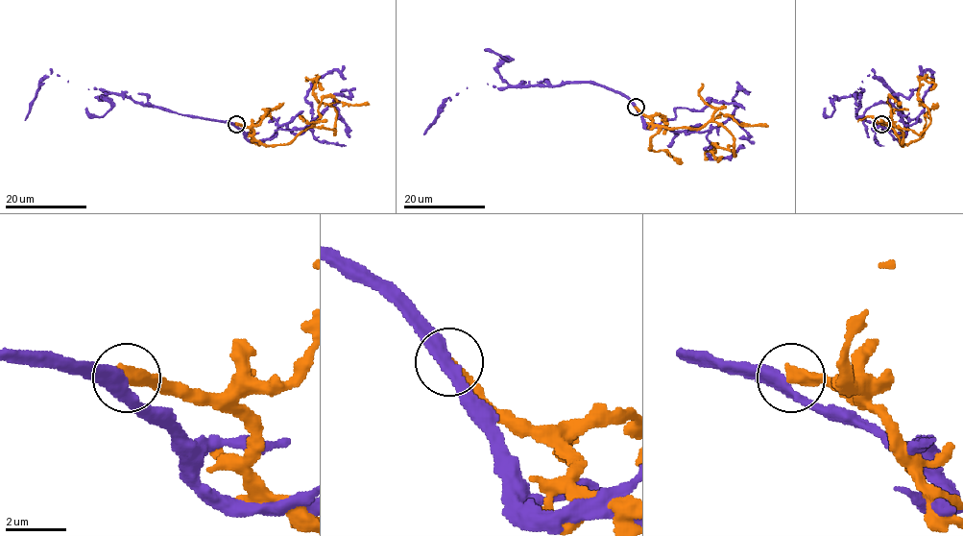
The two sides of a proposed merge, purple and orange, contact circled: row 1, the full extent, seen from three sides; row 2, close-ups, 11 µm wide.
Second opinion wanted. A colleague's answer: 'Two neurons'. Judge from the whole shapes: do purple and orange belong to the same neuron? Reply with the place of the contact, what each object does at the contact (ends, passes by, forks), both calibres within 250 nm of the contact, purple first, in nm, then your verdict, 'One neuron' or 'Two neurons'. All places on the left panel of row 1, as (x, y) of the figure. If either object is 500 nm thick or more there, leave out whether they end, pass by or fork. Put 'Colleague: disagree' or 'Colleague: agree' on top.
Colleague: agree
Place: (236, 124). At the ring purple passes by. At the ring orange ends. Thickness 360 nm (purple) against 480 nm. Two neurons

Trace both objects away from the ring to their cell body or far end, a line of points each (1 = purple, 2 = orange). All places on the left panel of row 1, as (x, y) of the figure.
1: (236, 124), (142, 106), (127, 96), (87, 89), (52, 73), (39, 83), (24, 120)
2: (236, 124), (269, 145), (288, 144), (309, 127), (334, 134), (337, 110), (314, 95), (315, 79), (324, 89)

